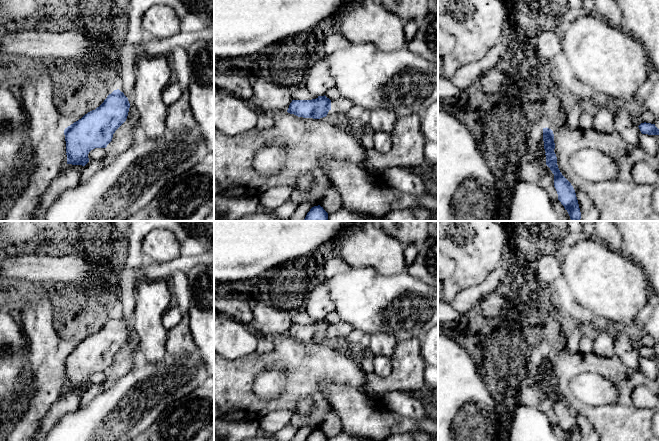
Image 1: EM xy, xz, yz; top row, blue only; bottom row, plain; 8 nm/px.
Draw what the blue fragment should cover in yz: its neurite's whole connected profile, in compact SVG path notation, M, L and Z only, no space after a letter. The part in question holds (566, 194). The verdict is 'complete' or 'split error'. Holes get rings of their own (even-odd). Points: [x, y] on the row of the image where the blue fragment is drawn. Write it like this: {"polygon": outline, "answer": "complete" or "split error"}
{"polygon": "M547 127L543 128L543 141L546 152L546 165L554 174L554 187L558 194L558 200L568 212L571 221L580 221L581 212L575 190L558 168L557 157L554 152L554 134L553 131Z", "answer": "complete"}

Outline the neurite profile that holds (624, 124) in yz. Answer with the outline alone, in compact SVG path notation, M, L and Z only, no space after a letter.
M620 104L619 111L615 114L615 130L621 134L627 143L628 150L634 150L640 145L641 131L634 123L636 112L630 104Z

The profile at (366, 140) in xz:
M370 130L365 131L359 139L364 150L374 149L373 135Z

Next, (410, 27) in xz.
M409 20L403 23L403 29L405 32L405 39L407 42L411 41L419 28L419 21L417 20Z

